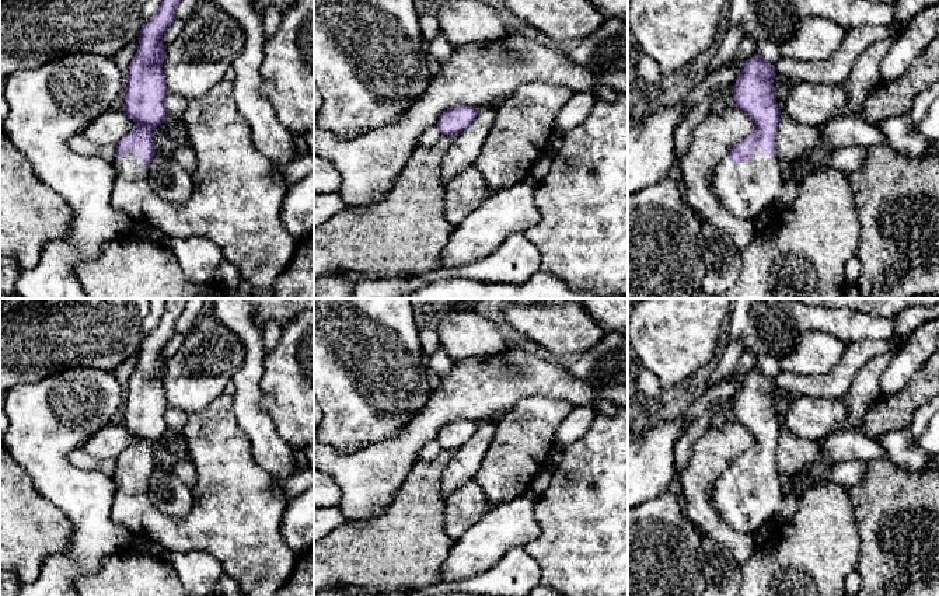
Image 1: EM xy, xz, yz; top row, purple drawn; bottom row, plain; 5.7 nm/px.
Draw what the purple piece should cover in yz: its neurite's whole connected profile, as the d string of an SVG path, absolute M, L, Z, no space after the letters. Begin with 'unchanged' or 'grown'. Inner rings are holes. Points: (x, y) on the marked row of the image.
grown; M897 0L889 24L845 29L841 46L824 60L779 57L769 65L758 53L743 62L733 100L751 116L754 129L713 170L711 187L719 206L741 222L754 222L765 209L778 208L782 164L775 156L781 115L774 87L776 73L795 83L842 84L856 59L872 43L894 31L904 31L919 11L933 4L939 4L939 0Z

